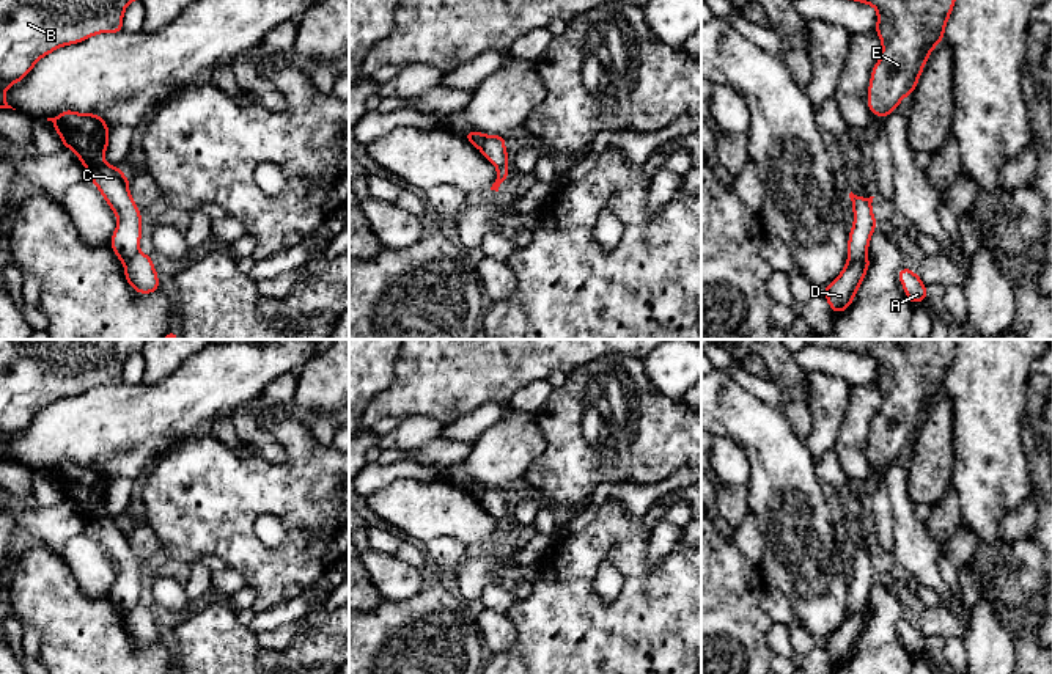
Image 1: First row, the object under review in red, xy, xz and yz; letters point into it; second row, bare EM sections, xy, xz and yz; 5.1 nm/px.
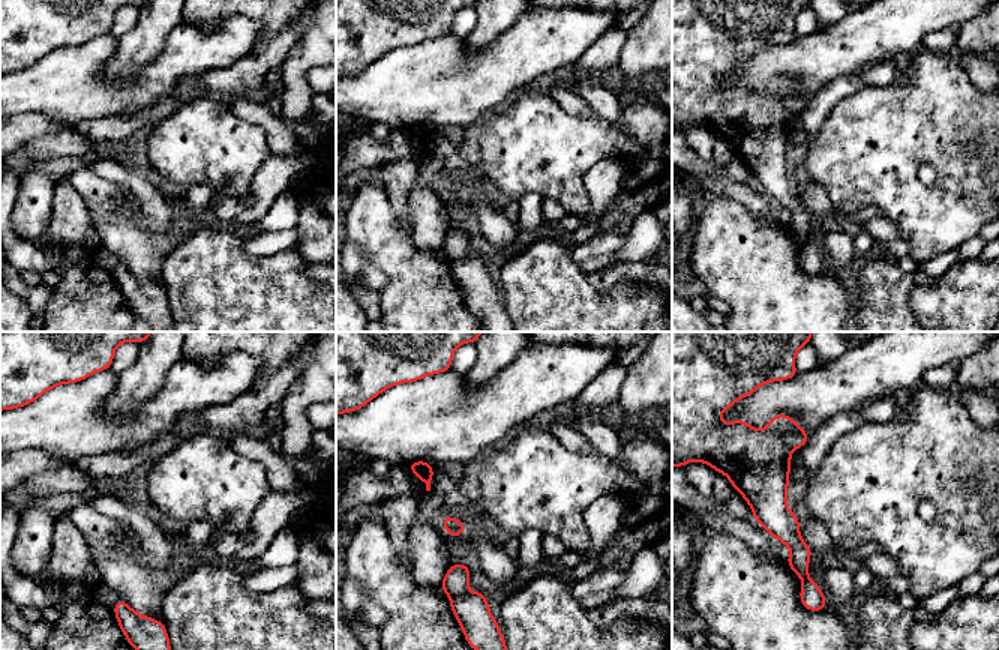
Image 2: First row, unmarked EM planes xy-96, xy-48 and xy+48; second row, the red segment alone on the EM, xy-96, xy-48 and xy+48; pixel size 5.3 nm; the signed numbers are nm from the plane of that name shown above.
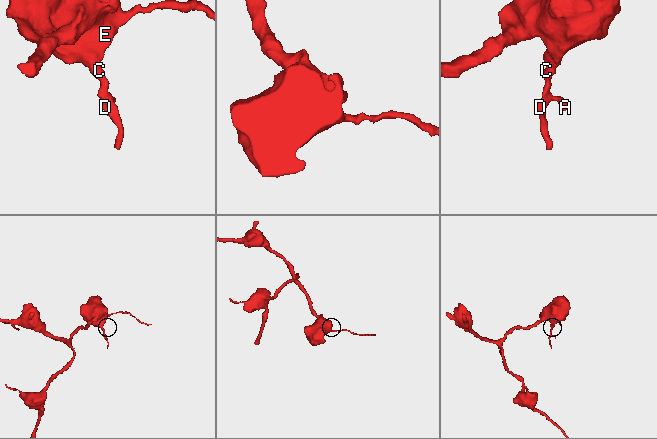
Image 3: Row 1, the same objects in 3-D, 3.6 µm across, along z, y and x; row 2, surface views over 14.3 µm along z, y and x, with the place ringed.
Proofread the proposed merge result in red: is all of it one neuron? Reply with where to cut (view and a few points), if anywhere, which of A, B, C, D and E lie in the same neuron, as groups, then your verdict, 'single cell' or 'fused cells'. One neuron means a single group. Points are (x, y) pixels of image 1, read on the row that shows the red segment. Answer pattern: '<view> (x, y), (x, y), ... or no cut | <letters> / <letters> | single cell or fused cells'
yz (865, 253), (857, 260), (848, 261) | A D / B C E | fused cells

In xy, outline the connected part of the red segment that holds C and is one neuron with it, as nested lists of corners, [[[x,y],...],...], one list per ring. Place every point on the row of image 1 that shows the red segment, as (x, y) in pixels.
[[[63,110],[47,121],[53,123],[63,146],[75,152],[88,171],[88,179],[94,182],[115,212],[118,226],[110,237],[110,247],[126,266],[138,253],[143,223],[142,211],[129,192],[129,178],[120,167],[104,162],[110,143],[109,124],[99,115],[72,110]]]

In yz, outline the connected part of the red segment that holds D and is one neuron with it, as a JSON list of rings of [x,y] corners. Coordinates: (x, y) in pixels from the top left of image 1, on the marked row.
[[[866,255],[859,261],[848,261],[838,278],[826,286],[822,294],[833,313],[843,313],[849,308],[868,267],[870,258]]]

